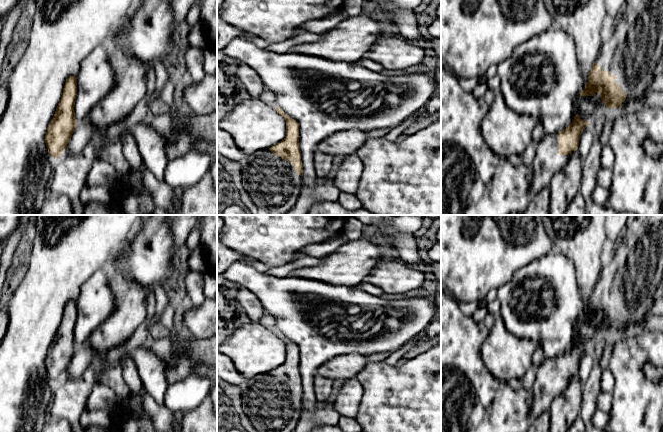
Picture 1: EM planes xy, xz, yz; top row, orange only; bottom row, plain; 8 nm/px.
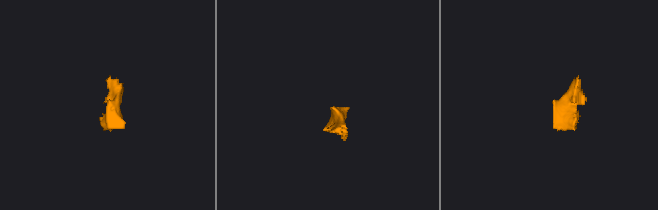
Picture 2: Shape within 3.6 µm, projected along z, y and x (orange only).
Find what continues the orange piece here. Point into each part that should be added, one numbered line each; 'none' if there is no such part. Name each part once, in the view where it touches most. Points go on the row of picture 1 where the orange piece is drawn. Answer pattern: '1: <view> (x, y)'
1: yz (633, 53)
2: yz (547, 161)

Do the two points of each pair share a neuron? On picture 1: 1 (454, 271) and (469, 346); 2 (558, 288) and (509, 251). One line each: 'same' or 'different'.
1: different
2: different

